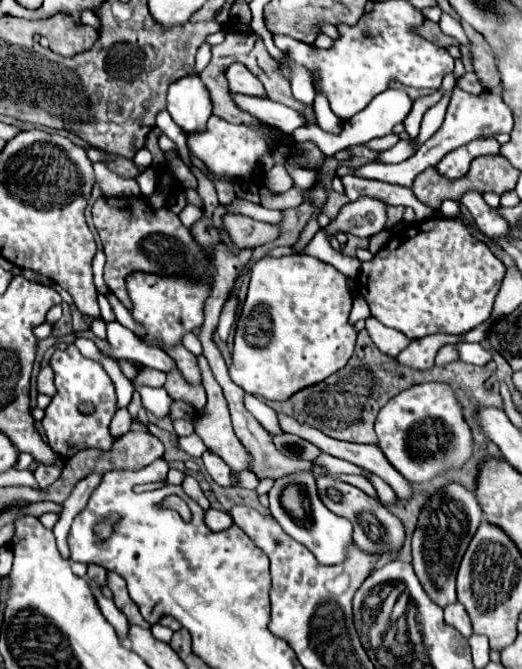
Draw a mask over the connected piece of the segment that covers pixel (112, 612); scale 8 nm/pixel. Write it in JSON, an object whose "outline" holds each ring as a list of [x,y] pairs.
{"outline":[[[93,588],[93,594],[95,594],[95,598],[97,598],[97,604],[99,604],[103,616],[105,616],[107,622],[115,628],[119,640],[125,642],[125,640],[129,638],[129,622],[127,622],[127,616],[113,604],[111,598],[105,598],[105,596],[101,594],[101,590]]]}

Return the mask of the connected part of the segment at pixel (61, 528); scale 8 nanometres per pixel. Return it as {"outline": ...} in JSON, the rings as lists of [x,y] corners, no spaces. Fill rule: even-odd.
{"outline":[[[91,474],[87,478],[83,478],[71,492],[71,496],[63,502],[63,512],[59,516],[59,522],[53,528],[53,534],[57,538],[57,546],[63,558],[69,558],[69,546],[67,546],[67,534],[71,528],[73,518],[85,508],[85,504],[89,502],[89,494],[93,494],[93,490],[97,488],[97,484],[101,482],[99,474]]]}

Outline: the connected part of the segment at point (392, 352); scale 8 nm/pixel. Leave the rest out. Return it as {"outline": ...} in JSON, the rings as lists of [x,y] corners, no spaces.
{"outline":[[[369,316],[365,320],[365,328],[373,340],[373,344],[385,352],[387,356],[397,356],[407,344],[409,344],[409,338],[403,334],[403,332],[397,332],[393,328],[387,328],[383,326],[379,320],[375,320],[373,316]]]}

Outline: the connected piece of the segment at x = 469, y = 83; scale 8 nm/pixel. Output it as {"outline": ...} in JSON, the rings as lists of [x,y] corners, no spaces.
{"outline":[[[465,72],[459,80],[457,80],[457,86],[465,92],[471,92],[471,94],[481,94],[481,92],[487,92],[487,88],[483,88],[475,76],[475,72]]]}

